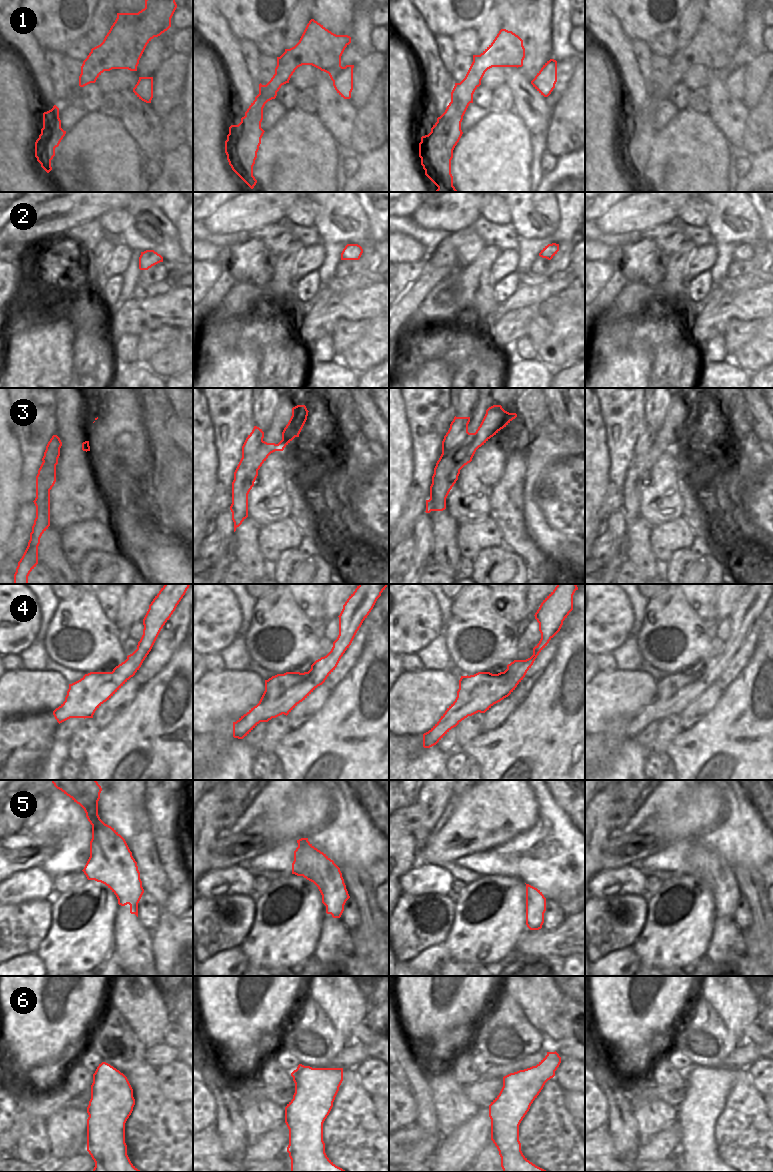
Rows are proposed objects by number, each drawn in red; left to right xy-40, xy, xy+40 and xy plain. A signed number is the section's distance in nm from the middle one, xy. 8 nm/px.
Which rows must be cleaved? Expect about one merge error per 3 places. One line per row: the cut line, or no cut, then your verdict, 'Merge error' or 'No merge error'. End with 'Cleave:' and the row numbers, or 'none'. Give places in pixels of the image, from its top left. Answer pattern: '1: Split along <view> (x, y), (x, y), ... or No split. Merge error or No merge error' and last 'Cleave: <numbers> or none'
1: Split along xy (344, 67), (335, 76), (333, 81). Merge error
2: No split. No merge error
3: Split along xy+40 (470, 433), (462, 442), (442, 453). Merge error
4: No split. No merge error
5: No split. No merge error
6: Split along xy+40 (514, 1072), (530, 1085), (526, 1091), (530, 1105). Merge error
Cleave: 1, 3, 6

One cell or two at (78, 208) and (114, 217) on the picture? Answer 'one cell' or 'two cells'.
two cells

